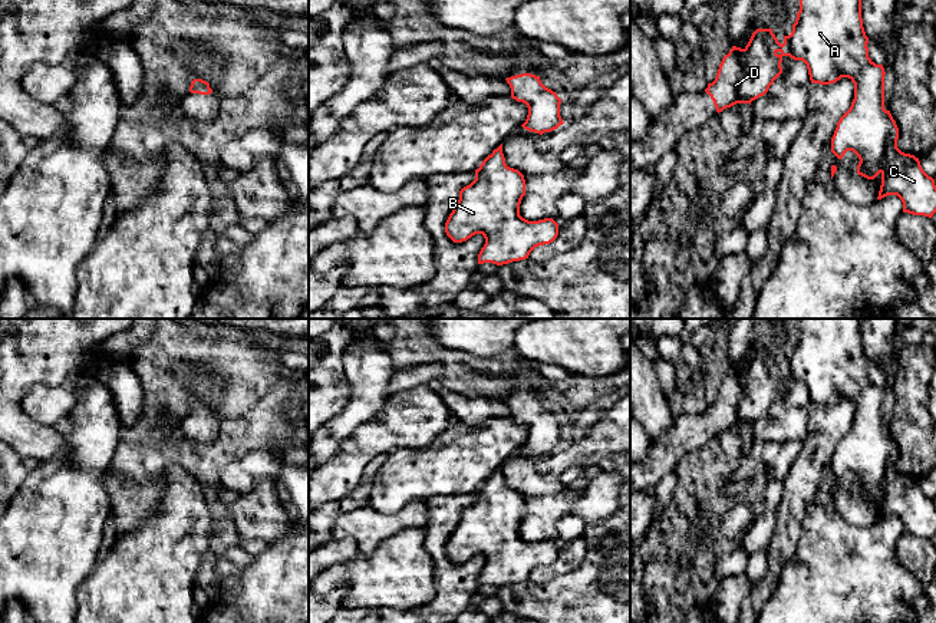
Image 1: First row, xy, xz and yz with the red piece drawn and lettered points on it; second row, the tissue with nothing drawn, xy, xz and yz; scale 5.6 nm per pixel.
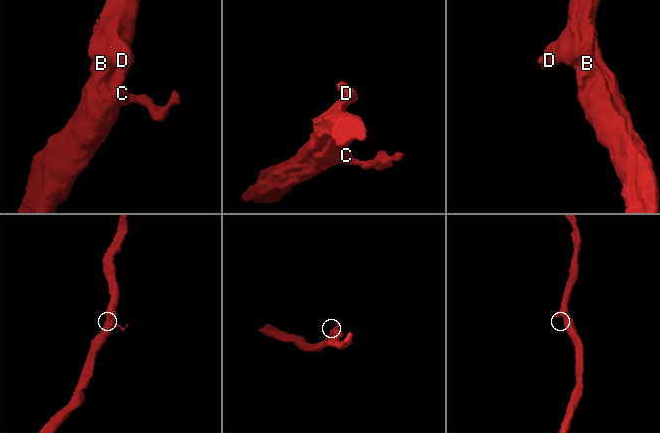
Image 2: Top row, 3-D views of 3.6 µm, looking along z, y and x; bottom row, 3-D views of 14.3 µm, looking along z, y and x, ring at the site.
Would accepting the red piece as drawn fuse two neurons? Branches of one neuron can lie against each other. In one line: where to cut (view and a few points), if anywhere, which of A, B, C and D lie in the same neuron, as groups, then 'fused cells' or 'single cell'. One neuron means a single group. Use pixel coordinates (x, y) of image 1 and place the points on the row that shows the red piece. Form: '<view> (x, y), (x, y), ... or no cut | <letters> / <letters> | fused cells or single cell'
no cut | A B C D | single cell

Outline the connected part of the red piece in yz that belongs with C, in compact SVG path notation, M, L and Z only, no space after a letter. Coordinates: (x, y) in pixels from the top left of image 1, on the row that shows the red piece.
M800 0L800 11L792 24L792 32L784 36L782 44L772 33L772 29L757 29L744 49L732 46L729 53L724 56L715 80L708 83L705 92L713 100L718 113L736 103L751 105L752 100L764 96L774 80L782 73L781 62L784 56L802 60L807 65L811 83L830 85L841 78L848 78L854 83L854 99L850 109L837 122L831 138L831 152L841 159L847 151L853 151L860 159L857 165L858 175L867 179L874 179L879 174L881 175L877 200L897 195L903 202L903 212L932 218L936 212L935 179L923 171L919 158L904 154L897 148L899 128L890 111L884 109L886 72L883 65L876 65L869 57L867 43L869 37L866 36L861 19L861 0Z

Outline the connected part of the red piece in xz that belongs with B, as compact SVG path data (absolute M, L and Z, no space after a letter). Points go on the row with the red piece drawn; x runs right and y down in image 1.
M501 144L475 169L475 179L459 191L445 233L454 243L482 234L485 244L478 264L502 266L525 260L535 247L557 238L558 224L553 218L523 218L520 204L524 195L524 175L505 164Z

